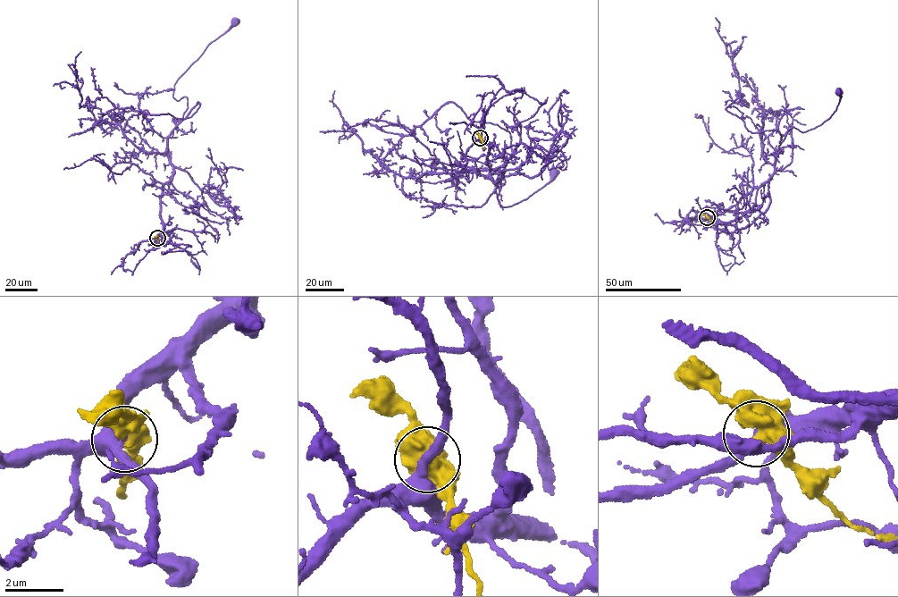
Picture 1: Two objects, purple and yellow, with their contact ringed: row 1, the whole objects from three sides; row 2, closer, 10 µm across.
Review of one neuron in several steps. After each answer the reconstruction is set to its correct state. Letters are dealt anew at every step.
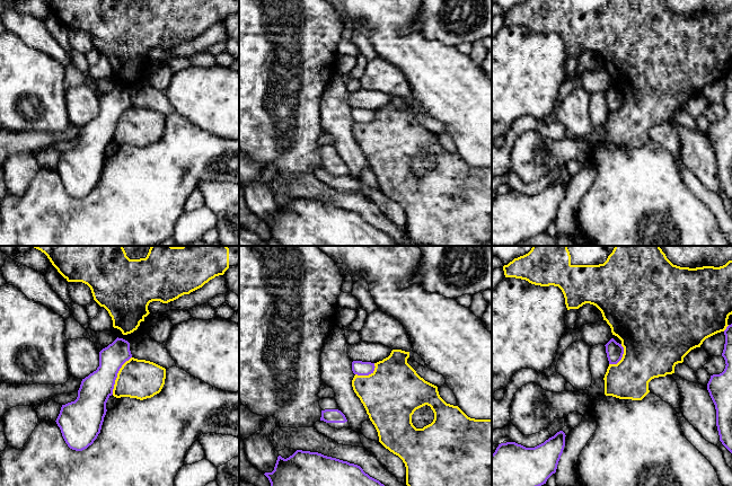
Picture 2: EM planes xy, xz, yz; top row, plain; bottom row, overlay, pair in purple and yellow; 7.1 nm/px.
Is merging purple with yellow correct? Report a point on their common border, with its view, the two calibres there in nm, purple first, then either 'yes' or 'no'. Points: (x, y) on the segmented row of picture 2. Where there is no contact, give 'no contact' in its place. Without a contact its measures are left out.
xy (116, 376) | 220/280 nm | no

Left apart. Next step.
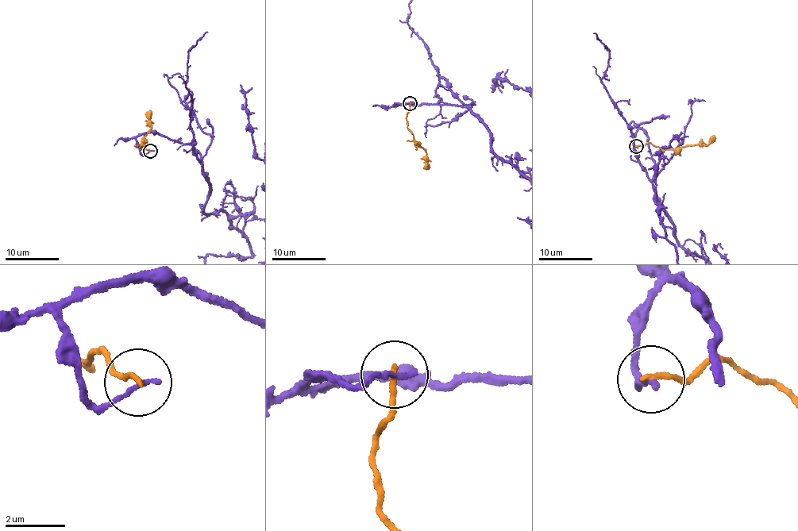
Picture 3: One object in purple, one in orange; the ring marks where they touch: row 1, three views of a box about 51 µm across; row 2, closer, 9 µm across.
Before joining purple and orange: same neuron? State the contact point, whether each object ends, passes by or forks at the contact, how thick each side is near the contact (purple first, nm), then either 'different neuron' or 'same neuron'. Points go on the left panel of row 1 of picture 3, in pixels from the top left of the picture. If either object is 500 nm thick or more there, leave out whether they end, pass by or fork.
at (150, 151); purple ends there; orange ends there; 180 nm thick on the purple side, 180 nm on the other; different neuron

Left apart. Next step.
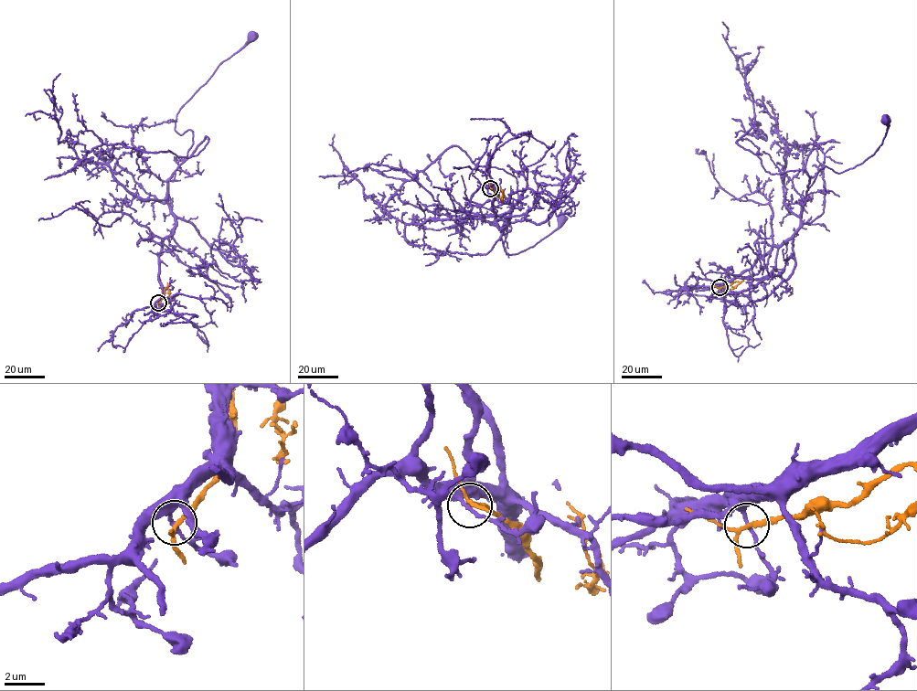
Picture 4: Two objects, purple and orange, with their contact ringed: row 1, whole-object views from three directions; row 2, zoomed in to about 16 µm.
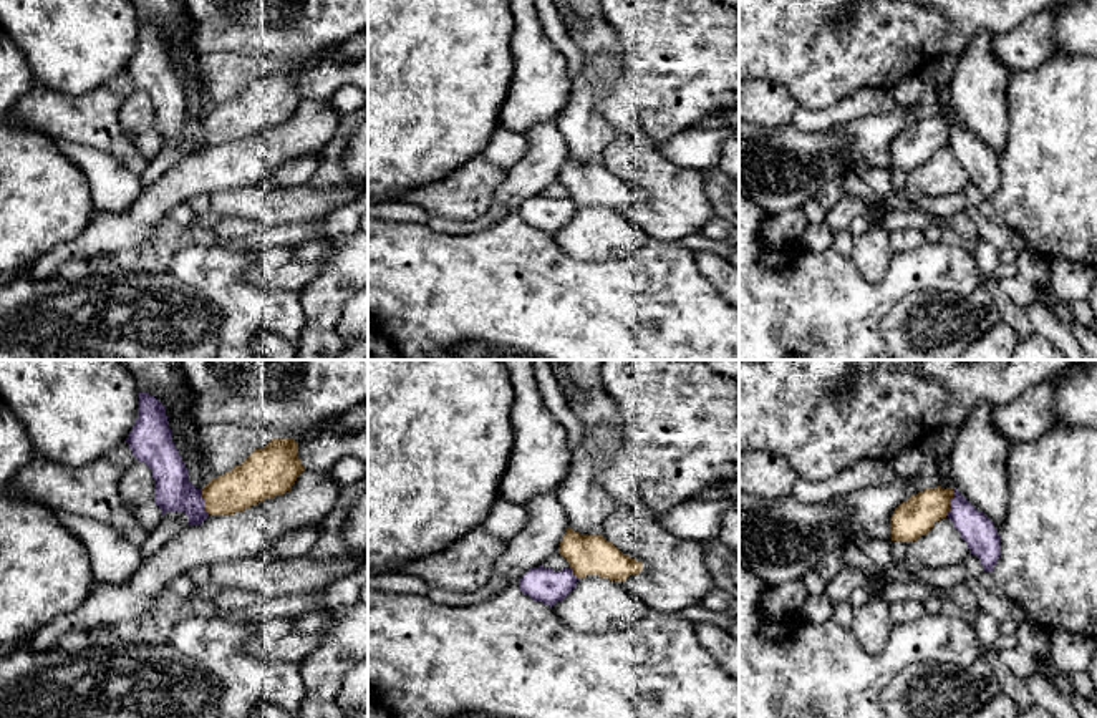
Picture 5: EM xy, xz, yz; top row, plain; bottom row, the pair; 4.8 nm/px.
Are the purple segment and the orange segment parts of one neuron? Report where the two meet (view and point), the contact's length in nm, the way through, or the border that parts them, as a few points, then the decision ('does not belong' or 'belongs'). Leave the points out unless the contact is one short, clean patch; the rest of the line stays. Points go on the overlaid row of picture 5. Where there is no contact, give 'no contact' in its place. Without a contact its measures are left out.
contact yz (952, 503); length 130 nm; border yz (953, 489), (947, 514); does not belong

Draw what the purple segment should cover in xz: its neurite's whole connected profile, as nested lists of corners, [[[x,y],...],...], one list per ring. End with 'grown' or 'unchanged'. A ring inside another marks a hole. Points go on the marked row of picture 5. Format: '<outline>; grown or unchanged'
[[[544,565],[529,569],[519,580],[520,590],[534,600],[547,605],[565,599],[578,577],[572,569],[552,570]]]; unchanged

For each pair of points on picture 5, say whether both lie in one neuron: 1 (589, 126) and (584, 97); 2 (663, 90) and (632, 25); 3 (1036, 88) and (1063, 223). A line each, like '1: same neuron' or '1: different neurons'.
1: same neuron
2: same neuron
3: same neuron

